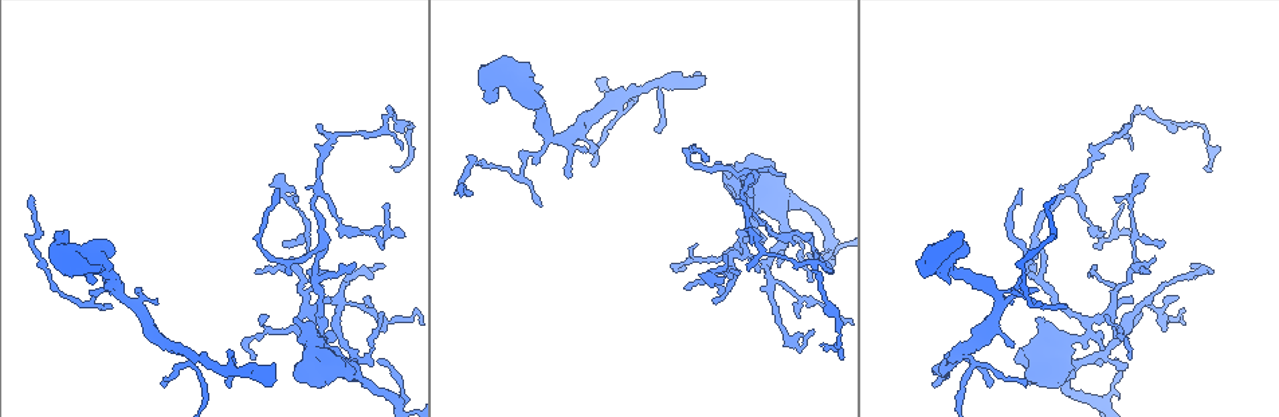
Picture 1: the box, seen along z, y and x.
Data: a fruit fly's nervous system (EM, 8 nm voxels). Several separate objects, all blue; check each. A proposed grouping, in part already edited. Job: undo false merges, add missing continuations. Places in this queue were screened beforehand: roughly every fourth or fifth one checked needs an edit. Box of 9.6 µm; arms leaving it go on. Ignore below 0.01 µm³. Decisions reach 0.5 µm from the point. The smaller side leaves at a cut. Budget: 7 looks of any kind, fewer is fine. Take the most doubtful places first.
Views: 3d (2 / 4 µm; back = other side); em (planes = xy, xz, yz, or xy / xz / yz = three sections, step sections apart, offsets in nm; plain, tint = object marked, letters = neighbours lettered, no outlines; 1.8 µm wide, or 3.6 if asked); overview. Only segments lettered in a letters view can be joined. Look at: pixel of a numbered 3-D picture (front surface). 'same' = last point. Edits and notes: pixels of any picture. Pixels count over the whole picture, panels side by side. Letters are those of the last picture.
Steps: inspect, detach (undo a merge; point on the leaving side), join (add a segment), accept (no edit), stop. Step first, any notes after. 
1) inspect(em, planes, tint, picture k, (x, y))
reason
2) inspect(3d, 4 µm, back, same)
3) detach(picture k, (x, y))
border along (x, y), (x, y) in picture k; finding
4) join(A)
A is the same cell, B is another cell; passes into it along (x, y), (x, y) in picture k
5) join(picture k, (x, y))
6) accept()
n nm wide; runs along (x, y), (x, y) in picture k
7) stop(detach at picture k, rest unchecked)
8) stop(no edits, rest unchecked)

inspect(em, planes, plain, picture 1, (1100, 401))
abrupt turn

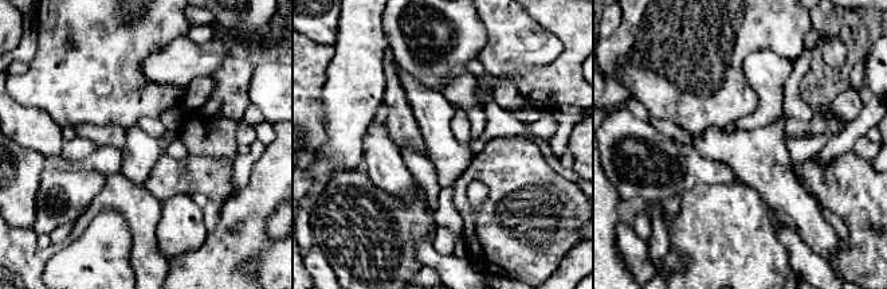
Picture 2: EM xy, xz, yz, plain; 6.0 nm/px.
inspect(em, planes, letters, same)
what lies round it

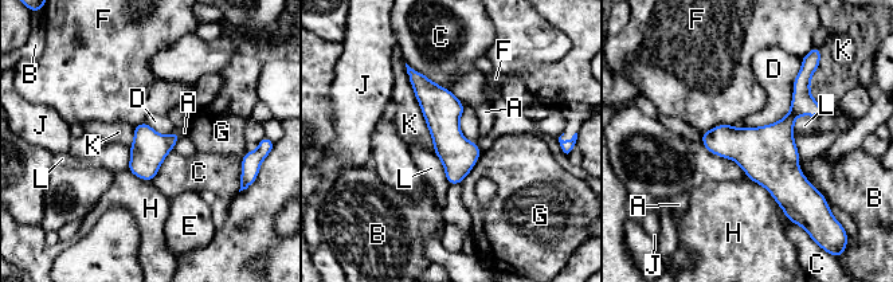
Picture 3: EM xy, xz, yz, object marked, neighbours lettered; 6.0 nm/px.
accept()
A, B, C, D, E, F, G, H, J, K and L are other cells; runs along (412, 73), (442, 110), (457, 180) in picture 3; continuous, no second cell

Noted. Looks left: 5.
inspect(3d, 4 µm, back, picture 1, (156, 305))
free end

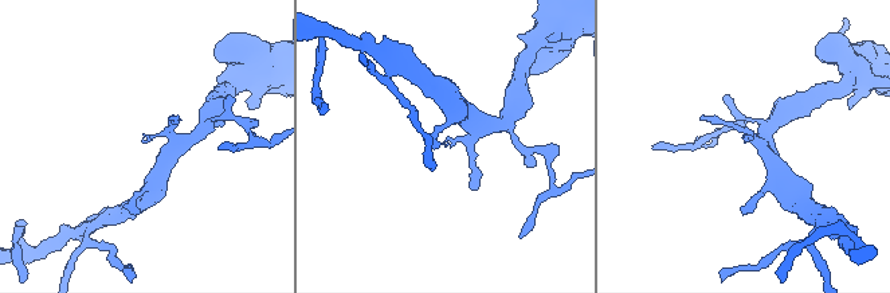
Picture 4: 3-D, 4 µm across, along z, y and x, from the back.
inspect(em, planes, plain, picture 4, (144, 140))

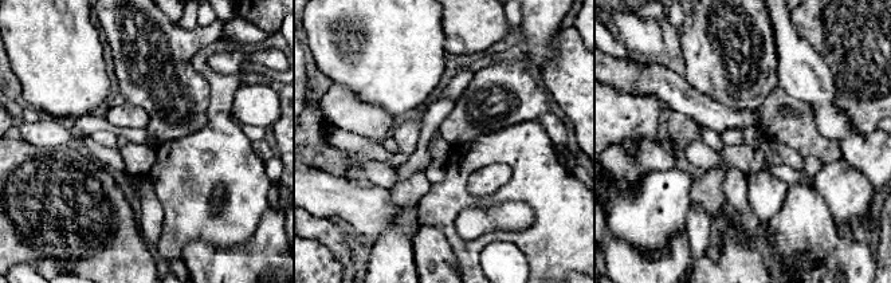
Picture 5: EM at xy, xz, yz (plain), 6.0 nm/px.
inspect(em, planes, letters, same)

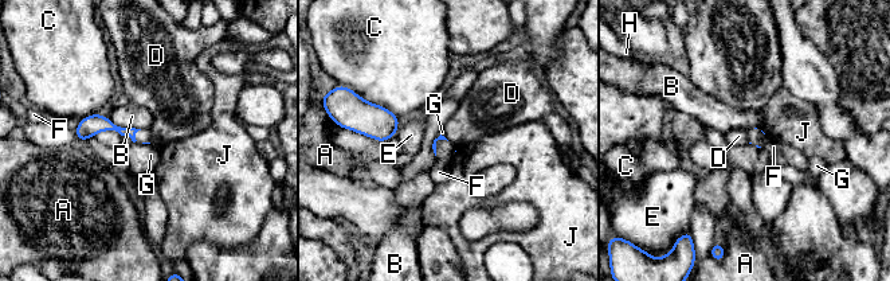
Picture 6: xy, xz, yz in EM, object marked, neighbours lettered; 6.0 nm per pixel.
accept()
A, B, C, D, E, F, G, H and J are other cells; border along (141, 129), (136, 133), (136, 140) in picture 6; none of them fits

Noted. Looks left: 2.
inspect(em, 3.6 µm, xy, step 8, letters, picture 1, (707, 160))
tapers out

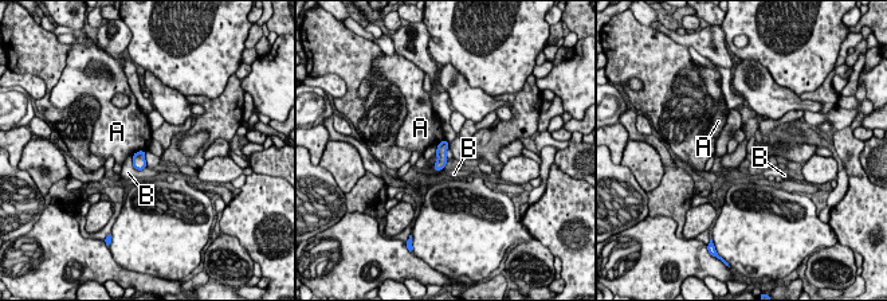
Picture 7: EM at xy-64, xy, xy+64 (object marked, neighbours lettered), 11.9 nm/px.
accept()
130 nm wide; A and B are other cells; border along (145, 149), (140, 149), (133, 155) in picture 7; none of them fits

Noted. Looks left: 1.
stop(no edits, rest unchecked)

